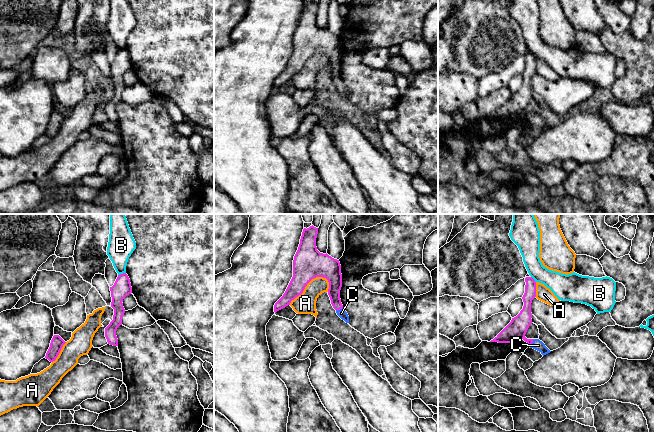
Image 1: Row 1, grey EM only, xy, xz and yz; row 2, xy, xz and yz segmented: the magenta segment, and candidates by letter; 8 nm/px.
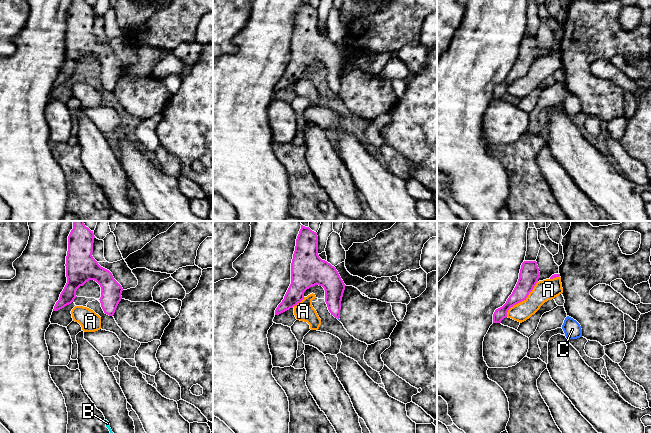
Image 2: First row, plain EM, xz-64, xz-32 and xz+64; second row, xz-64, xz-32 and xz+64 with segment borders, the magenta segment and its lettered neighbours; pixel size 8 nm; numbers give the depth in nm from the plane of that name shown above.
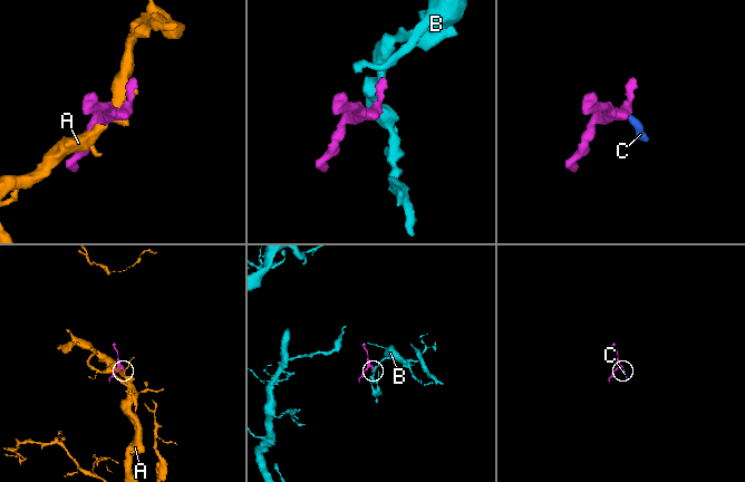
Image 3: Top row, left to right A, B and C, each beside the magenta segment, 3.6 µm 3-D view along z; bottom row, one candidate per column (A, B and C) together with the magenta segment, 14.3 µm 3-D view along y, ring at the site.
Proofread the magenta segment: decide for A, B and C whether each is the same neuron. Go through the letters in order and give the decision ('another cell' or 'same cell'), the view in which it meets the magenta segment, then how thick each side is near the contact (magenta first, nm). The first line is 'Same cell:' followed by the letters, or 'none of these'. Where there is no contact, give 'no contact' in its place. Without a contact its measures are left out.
Same cell: C
A: another cell; contact in xz; calibres 240 and 160 nm
B: another cell; contact in xy; calibres 140 and 220 nm
C: same cell; contact in yz; calibres 160 and 90 nm

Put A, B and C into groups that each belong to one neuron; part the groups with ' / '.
A / B / C

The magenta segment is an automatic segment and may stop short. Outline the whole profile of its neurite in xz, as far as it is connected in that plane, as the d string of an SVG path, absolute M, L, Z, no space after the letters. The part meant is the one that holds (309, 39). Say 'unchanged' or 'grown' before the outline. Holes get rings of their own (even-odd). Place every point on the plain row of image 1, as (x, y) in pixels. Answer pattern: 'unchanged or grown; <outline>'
grown; M313 1L303 5L300 20L293 36L293 53L283 72L275 79L274 88L290 81L292 76L303 69L312 55L323 53L329 58L328 71L333 84L342 96L349 99L349 92L340 75L342 63L340 38L327 29L323 30L317 26L317 10L318 4Z

